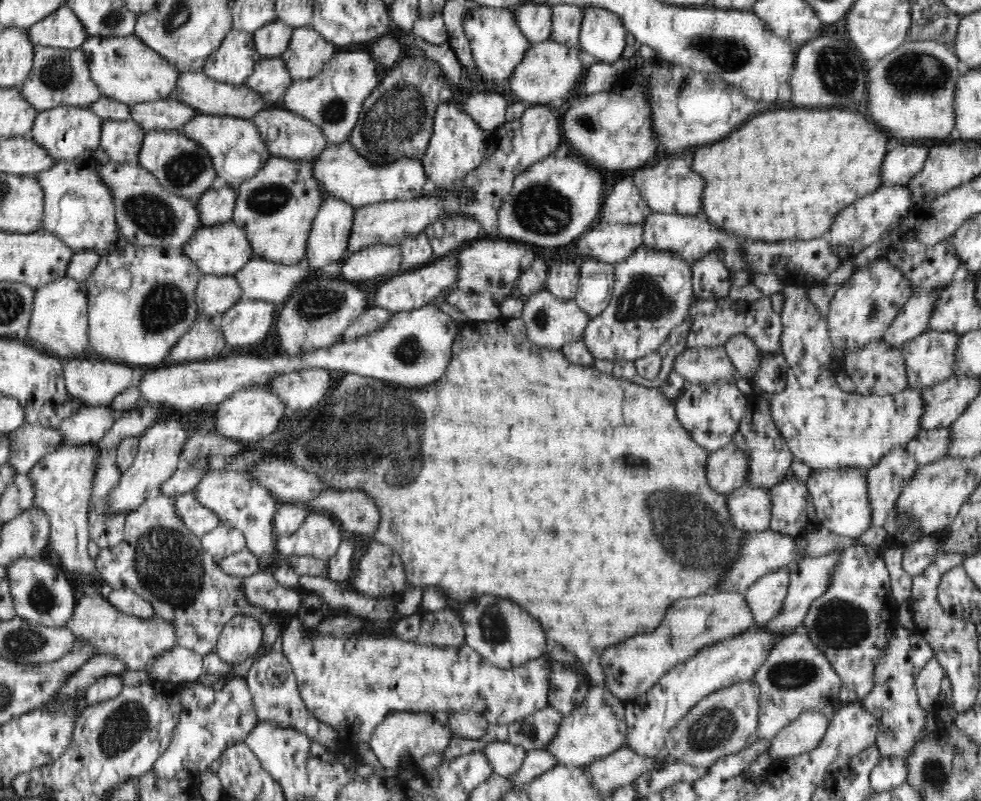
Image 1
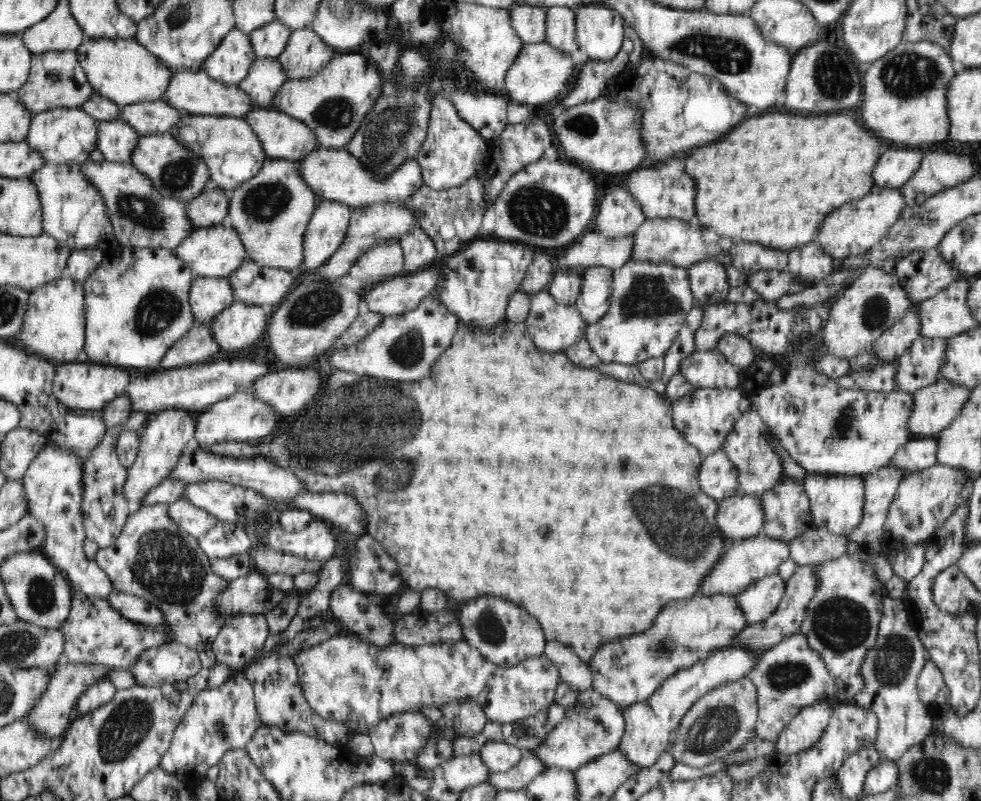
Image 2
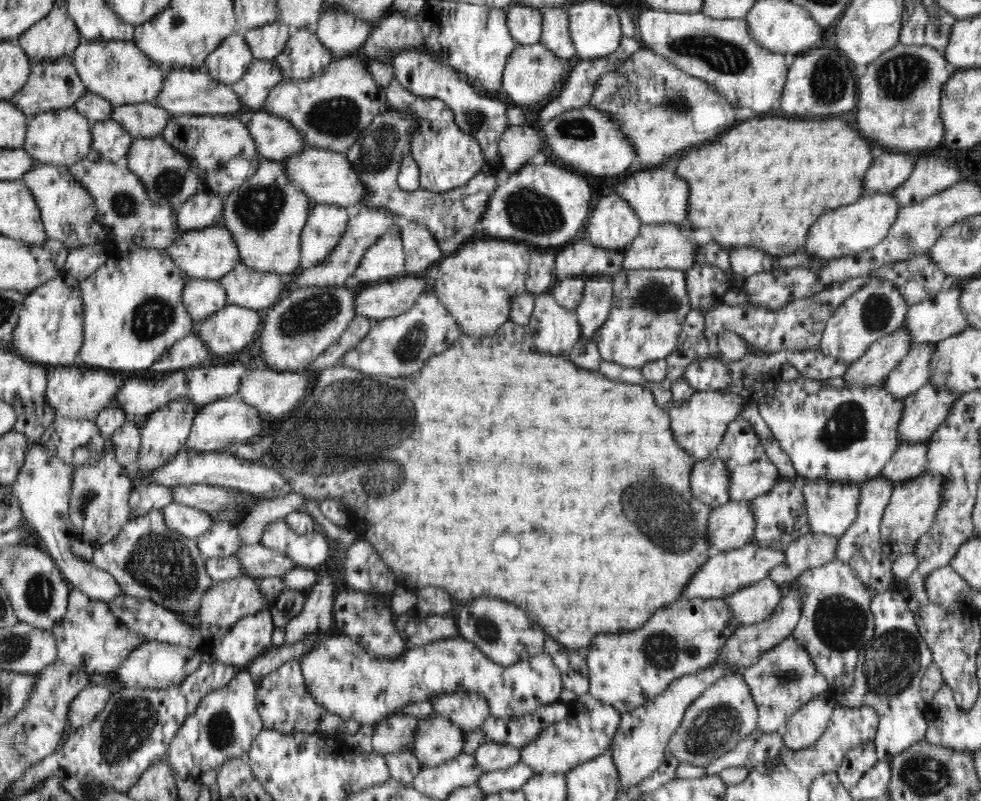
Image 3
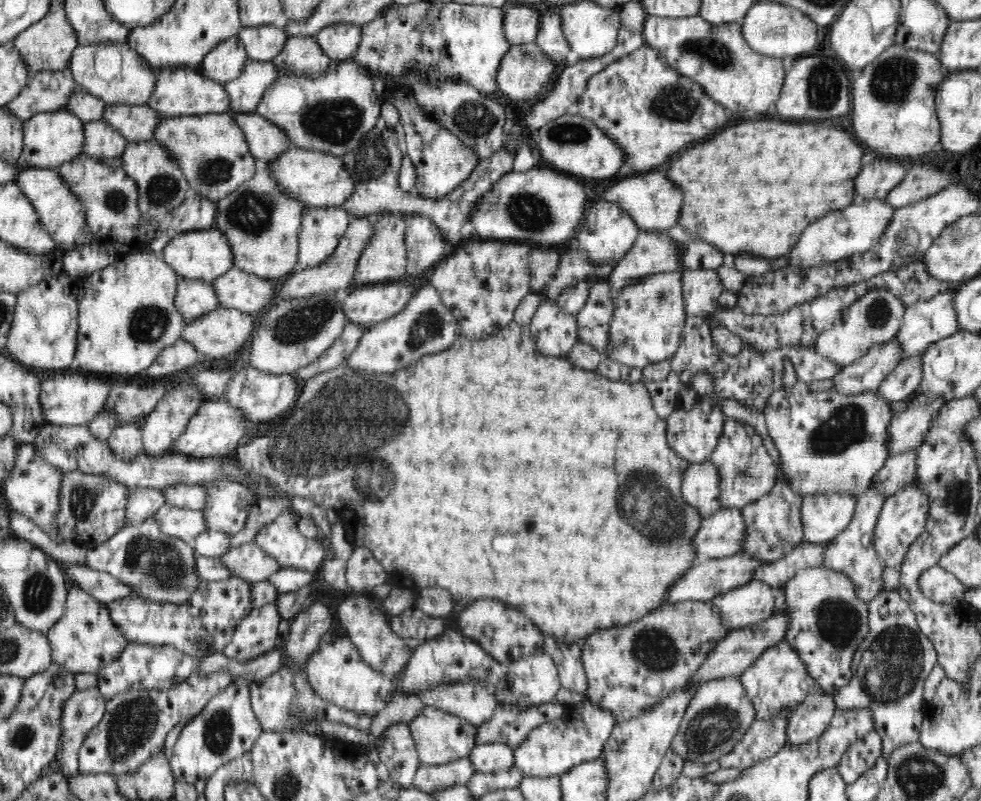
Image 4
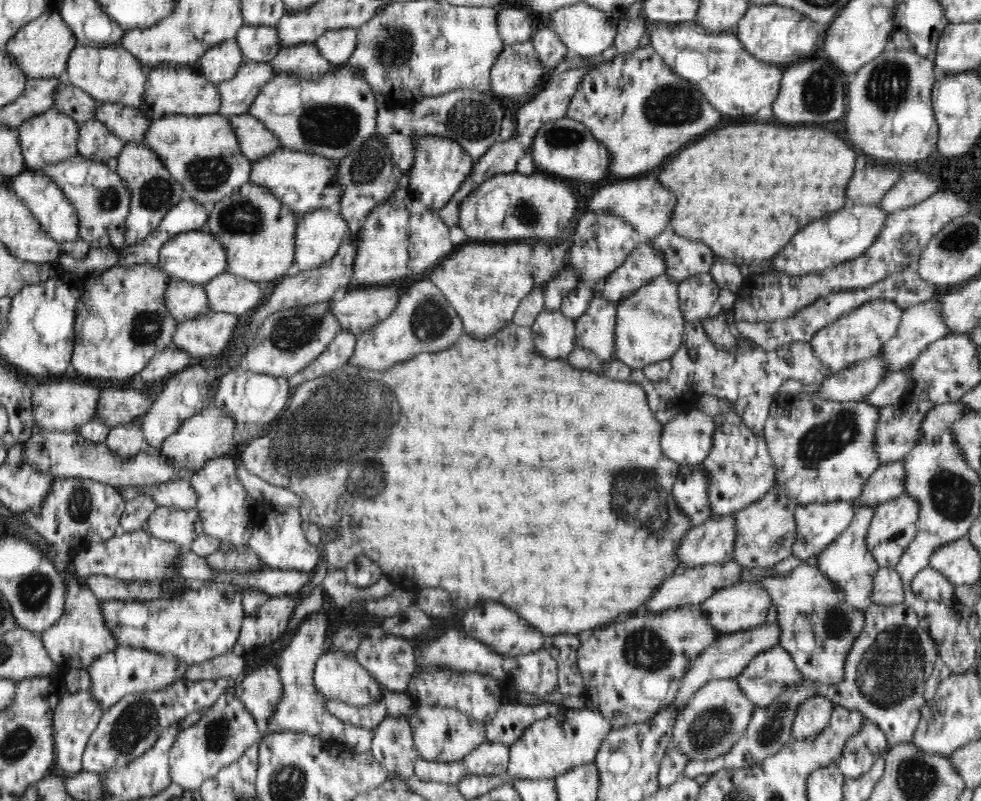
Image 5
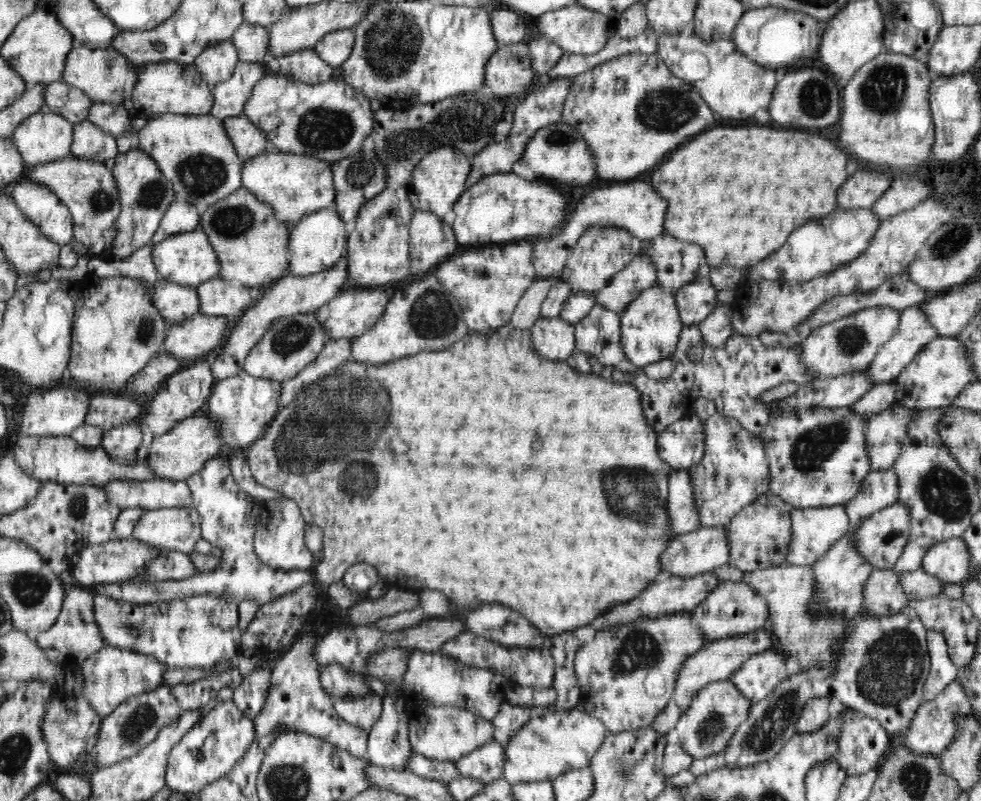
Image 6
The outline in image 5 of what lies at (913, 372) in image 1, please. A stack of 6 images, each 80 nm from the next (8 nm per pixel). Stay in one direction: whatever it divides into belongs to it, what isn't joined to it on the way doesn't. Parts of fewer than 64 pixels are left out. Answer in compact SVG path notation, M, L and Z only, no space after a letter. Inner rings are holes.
M909 366L894 374L886 375L863 400L879 409L898 403L904 399L906 390L908 390L908 378L910 378L908 374Z

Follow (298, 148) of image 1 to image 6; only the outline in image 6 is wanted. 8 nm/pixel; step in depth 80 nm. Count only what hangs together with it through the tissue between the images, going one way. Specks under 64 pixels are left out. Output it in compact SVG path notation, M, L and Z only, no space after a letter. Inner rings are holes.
M244 114L223 119L222 125L228 137L232 139L236 153L243 160L258 156L270 149L268 139L250 119L245 118Z

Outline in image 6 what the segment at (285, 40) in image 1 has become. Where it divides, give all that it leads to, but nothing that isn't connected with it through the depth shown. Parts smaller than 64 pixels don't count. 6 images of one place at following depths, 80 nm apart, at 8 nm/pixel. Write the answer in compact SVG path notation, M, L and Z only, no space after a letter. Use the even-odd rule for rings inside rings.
M244 22L231 37L239 61L260 63L265 60L269 42L268 28L260 24Z

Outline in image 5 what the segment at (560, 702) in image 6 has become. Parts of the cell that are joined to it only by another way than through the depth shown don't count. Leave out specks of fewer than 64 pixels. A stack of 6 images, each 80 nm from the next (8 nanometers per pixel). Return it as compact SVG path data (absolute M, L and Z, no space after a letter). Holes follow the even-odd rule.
M574 634L548 636L545 648L557 662L558 691L568 696L582 696L585 692L584 677L576 666L581 642ZM508 702L500 706L491 721L485 723L486 738L490 742L510 746L522 736L522 732L530 724L534 724L540 719L562 714L563 709L561 705L552 702L538 705Z

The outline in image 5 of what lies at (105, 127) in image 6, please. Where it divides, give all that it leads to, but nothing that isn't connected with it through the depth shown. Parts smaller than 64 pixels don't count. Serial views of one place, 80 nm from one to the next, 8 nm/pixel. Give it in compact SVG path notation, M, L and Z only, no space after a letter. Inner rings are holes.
M100 103L94 118L125 143L143 143L144 134L152 121L138 108L120 103Z

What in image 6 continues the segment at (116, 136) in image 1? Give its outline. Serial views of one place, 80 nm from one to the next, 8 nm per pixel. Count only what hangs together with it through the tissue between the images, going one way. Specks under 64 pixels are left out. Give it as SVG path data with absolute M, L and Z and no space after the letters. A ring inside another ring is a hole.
M87 118L73 125L72 148L70 156L104 163L108 158L115 158L118 152L116 137L100 130Z

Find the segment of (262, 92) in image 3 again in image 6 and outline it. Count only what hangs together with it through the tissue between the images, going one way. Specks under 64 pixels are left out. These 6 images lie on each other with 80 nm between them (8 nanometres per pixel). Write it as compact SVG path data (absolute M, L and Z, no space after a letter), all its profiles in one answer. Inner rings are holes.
M240 61L230 79L211 87L214 105L210 115L219 119L240 115L253 92L253 85L266 76L264 65Z

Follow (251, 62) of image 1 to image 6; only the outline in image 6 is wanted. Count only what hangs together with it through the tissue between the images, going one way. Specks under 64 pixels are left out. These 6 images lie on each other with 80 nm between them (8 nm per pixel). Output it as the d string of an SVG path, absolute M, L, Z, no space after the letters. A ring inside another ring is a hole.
M231 40L210 46L196 58L194 66L210 87L233 76L239 57Z

